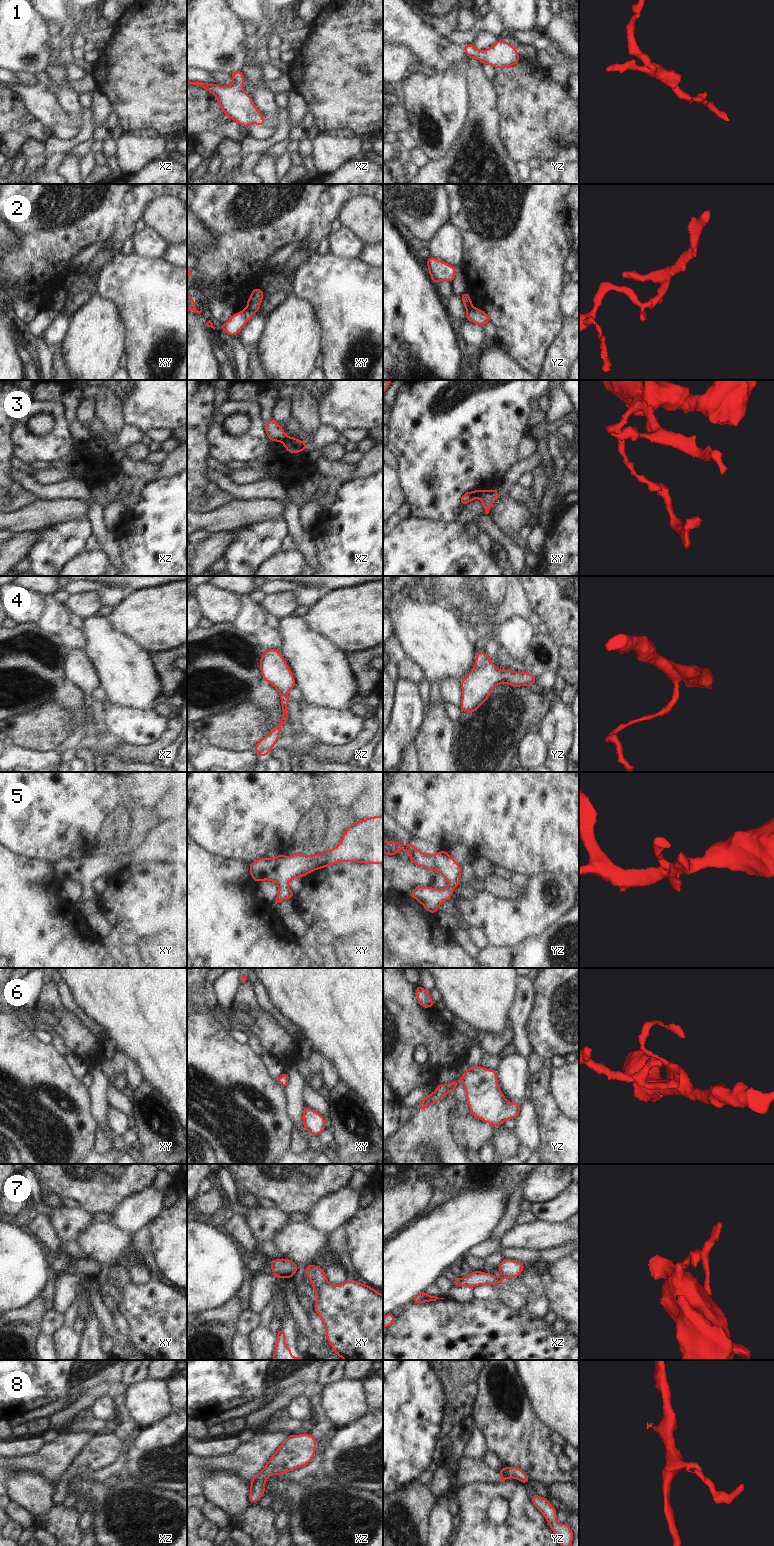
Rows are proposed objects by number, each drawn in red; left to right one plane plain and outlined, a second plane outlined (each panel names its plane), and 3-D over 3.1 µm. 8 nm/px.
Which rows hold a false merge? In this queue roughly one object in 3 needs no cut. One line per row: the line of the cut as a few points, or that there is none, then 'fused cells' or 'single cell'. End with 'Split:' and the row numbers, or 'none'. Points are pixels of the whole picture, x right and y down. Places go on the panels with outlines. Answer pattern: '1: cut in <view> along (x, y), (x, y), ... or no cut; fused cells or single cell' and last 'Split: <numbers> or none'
1: no cut; single cell
2: cut in xy along (246, 308), (254, 312); fused cells
3: cut in xy along (481, 491), (476, 497); fused cells
4: no cut; single cell
5: no cut; single cell
6: no cut; single cell
7: cut in xz along (501, 1274), (505, 1276); fused cells
8: cut in xz along (256, 1477), (251, 1487); fused cells
Split: 2, 3, 7, 8

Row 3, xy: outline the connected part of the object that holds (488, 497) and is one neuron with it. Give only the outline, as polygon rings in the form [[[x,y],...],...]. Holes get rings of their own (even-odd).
[[[491,489],[491,490],[483,490],[479,493],[478,499],[482,501],[485,514],[488,514],[494,501],[500,496],[500,494],[497,493],[497,489]]]

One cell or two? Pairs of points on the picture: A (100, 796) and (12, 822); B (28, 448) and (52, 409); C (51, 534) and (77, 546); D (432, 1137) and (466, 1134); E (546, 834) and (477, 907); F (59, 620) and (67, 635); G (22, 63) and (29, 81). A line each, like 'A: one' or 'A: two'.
A: one
B: one
C: one
D: two
E: two
F: two
G: two

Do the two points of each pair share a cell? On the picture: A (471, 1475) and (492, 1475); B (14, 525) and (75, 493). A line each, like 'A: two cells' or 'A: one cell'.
A: one cell
B: two cells

